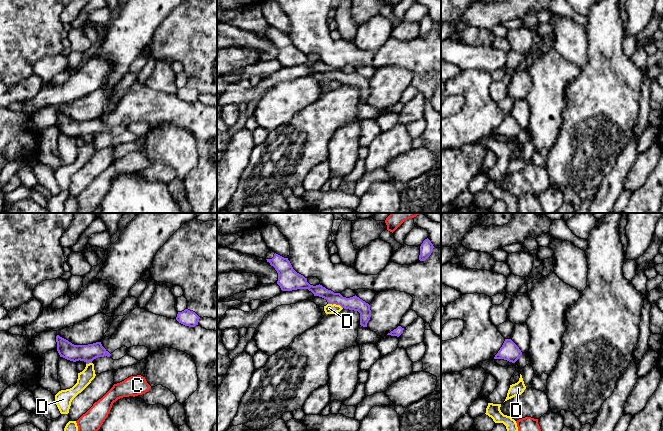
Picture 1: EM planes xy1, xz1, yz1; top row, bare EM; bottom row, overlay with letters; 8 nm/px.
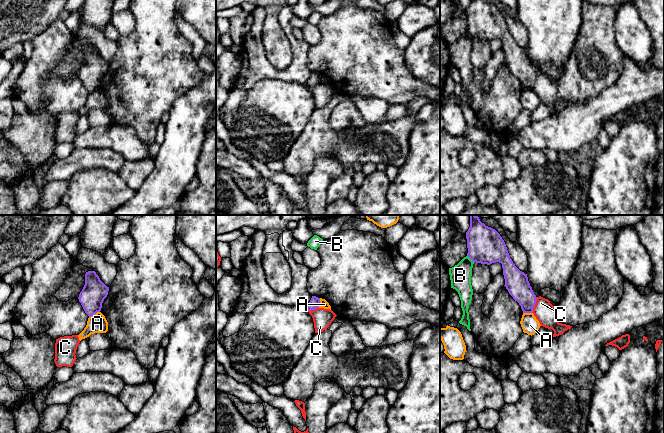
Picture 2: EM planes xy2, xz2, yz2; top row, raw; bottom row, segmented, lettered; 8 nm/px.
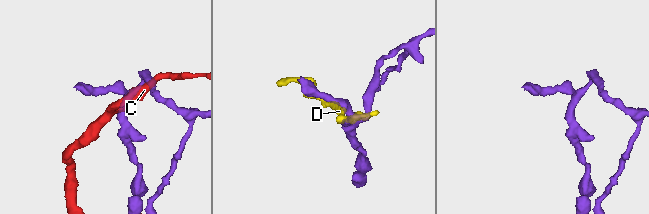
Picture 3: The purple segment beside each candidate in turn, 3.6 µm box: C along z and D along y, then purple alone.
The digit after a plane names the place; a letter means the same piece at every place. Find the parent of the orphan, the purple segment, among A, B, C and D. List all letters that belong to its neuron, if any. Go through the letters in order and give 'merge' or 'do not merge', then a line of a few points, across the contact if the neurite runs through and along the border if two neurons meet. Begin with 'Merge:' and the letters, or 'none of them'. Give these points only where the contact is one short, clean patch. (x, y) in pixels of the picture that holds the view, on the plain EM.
Merge: none of them
A: do not merge; line xy2 (99, 87), (89, 93)
B: do not merge; line yz2 (467, 31), (474, 38)
C: do not merge; line yz2 (537, 73), (531, 88)
D: do not merge; line xz1 (328, 79), (339, 81), (342, 84)

